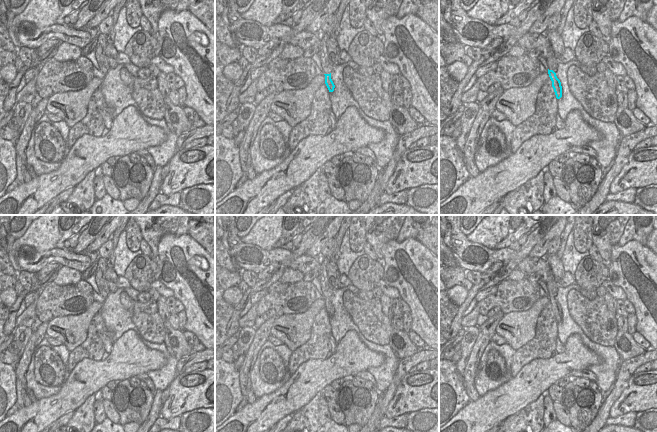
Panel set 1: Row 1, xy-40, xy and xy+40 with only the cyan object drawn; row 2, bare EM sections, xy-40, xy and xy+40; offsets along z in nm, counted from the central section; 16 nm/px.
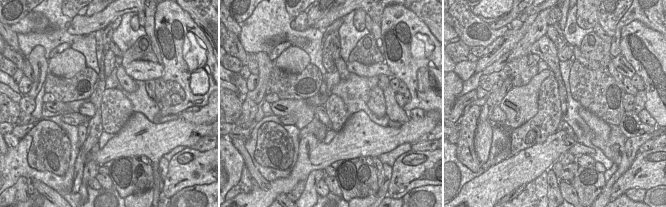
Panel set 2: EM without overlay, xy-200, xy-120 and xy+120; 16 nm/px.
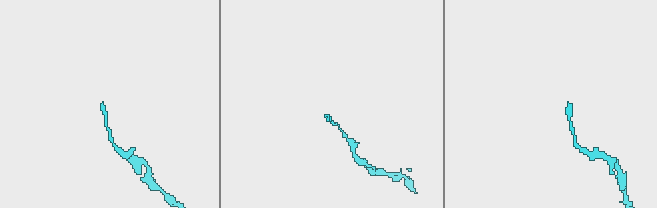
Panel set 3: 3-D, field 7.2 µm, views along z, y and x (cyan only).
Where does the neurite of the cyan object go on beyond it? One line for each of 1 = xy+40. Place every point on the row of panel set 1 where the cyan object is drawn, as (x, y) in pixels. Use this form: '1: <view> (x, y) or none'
1: xy+40 (552, 63)

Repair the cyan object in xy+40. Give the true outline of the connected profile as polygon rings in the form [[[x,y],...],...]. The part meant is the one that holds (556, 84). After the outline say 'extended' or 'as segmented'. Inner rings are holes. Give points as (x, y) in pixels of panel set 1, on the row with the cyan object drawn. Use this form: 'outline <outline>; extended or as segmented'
outline [[[550,56],[546,58],[547,66],[548,66],[548,74],[552,81],[552,87],[554,89],[555,95],[557,99],[562,97],[562,86],[560,80],[556,76],[557,66],[558,66],[558,59],[554,56]]]; extended

